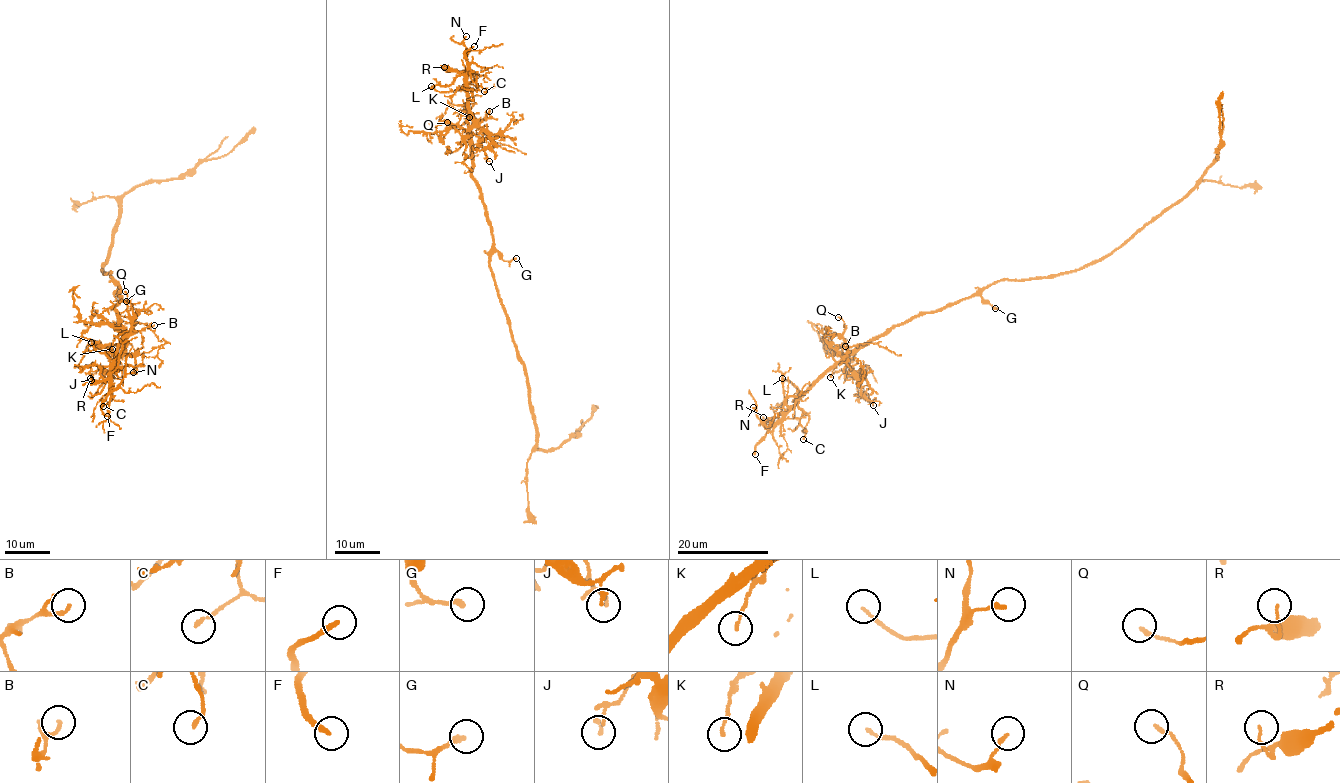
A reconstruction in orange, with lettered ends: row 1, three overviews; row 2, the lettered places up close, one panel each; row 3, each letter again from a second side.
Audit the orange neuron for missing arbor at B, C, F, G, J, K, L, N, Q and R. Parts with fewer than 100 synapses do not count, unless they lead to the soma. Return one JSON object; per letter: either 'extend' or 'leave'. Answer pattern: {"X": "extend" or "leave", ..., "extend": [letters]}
{"B": "leave", "C": "leave", "F": "extend", "G": "leave", "J": "leave", "K": "leave", "L": "leave", "N": "leave", "Q": "leave", "R": "leave", "extend": ["F"]}

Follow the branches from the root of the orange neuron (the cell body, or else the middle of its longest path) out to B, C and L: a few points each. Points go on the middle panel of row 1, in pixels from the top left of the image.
B: (498, 292), (490, 262), (493, 247), (490, 223), (473, 176), (471, 160), (471, 129), (486, 118), (489, 111)
C: (498, 292), (490, 262), (493, 247), (490, 223), (472, 171), (469, 74), (476, 84), (487, 89), (484, 91)
L: (498, 292), (490, 262), (493, 247), (490, 223), (472, 171), (474, 124), (466, 92), (439, 91), (431, 86)

